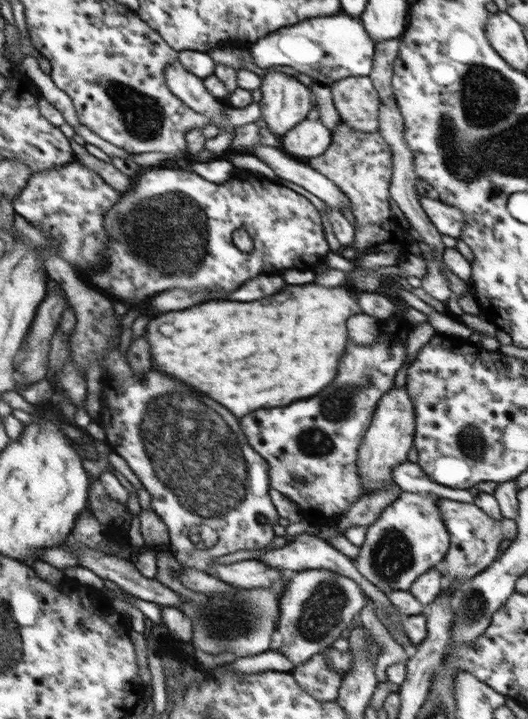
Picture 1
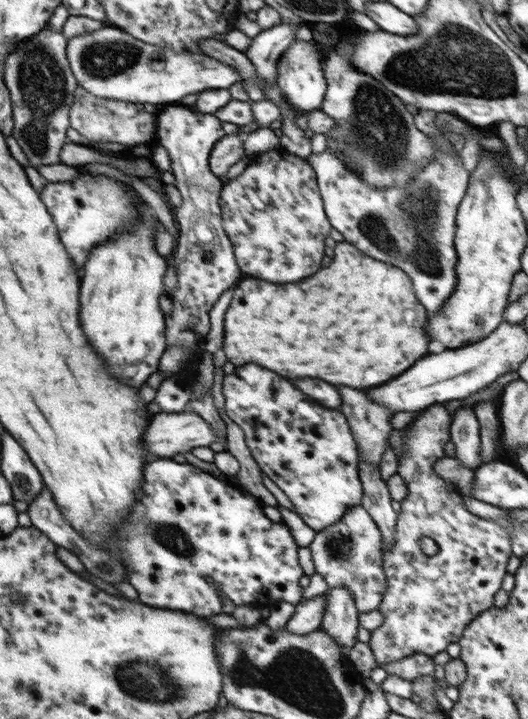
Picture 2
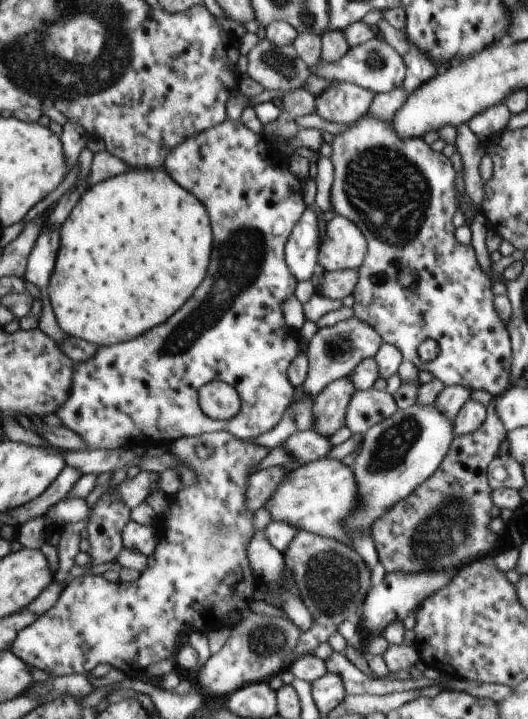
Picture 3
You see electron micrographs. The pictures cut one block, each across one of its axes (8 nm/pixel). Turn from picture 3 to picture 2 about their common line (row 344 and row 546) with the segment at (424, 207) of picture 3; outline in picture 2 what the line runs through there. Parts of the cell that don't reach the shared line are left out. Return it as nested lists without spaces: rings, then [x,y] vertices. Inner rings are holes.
[[[435,403],[417,414],[416,419],[406,426],[403,438],[403,456],[398,460],[397,472],[405,482],[407,490],[401,502],[397,516],[395,544],[384,550],[382,570],[388,586],[378,614],[385,618],[382,626],[371,632],[370,648],[376,662],[383,668],[389,662],[409,657],[411,654],[424,653],[433,657],[445,651],[449,644],[458,642],[466,627],[479,614],[493,607],[495,594],[501,589],[503,578],[507,574],[509,558],[512,555],[512,539],[509,530],[498,521],[486,520],[472,514],[463,502],[460,492],[448,481],[440,478],[433,469],[433,464],[444,458],[444,445],[451,441],[450,417],[444,404]],[[429,536],[438,545],[438,552],[432,556],[422,553],[418,539]]]

